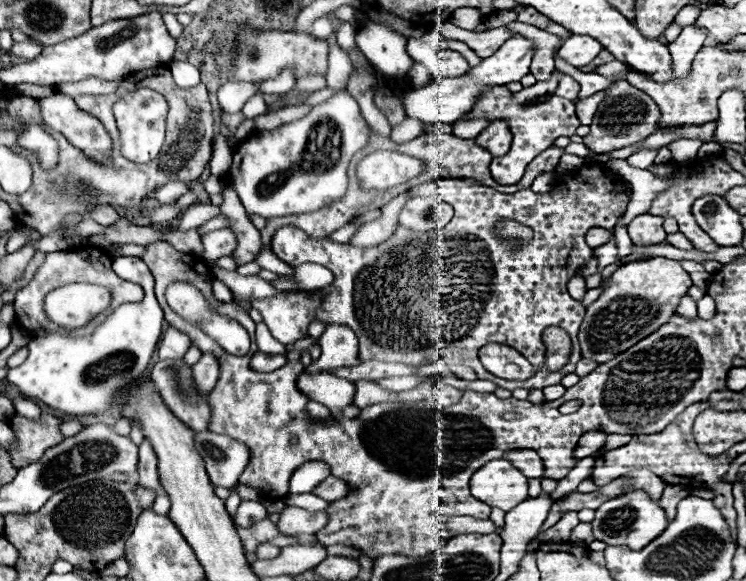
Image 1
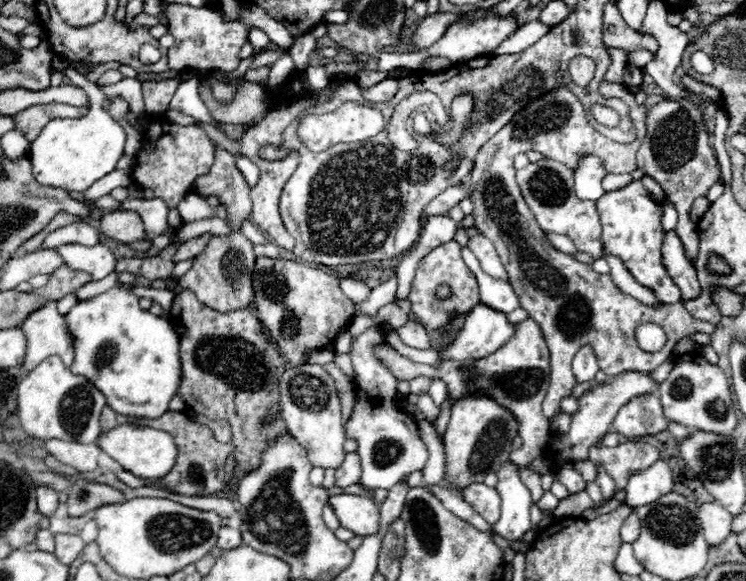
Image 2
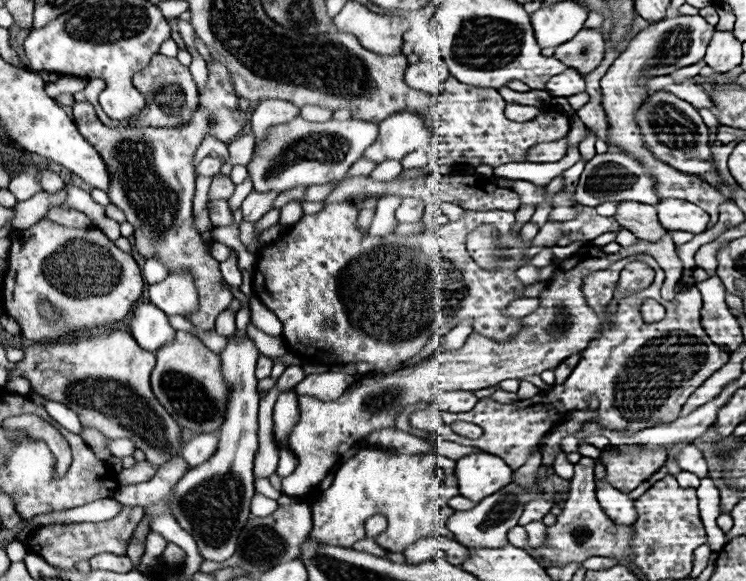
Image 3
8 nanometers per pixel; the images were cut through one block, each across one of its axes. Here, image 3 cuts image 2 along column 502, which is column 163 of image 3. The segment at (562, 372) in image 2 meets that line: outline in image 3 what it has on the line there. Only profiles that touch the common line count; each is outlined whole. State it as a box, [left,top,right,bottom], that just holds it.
[74,60,246,332]

